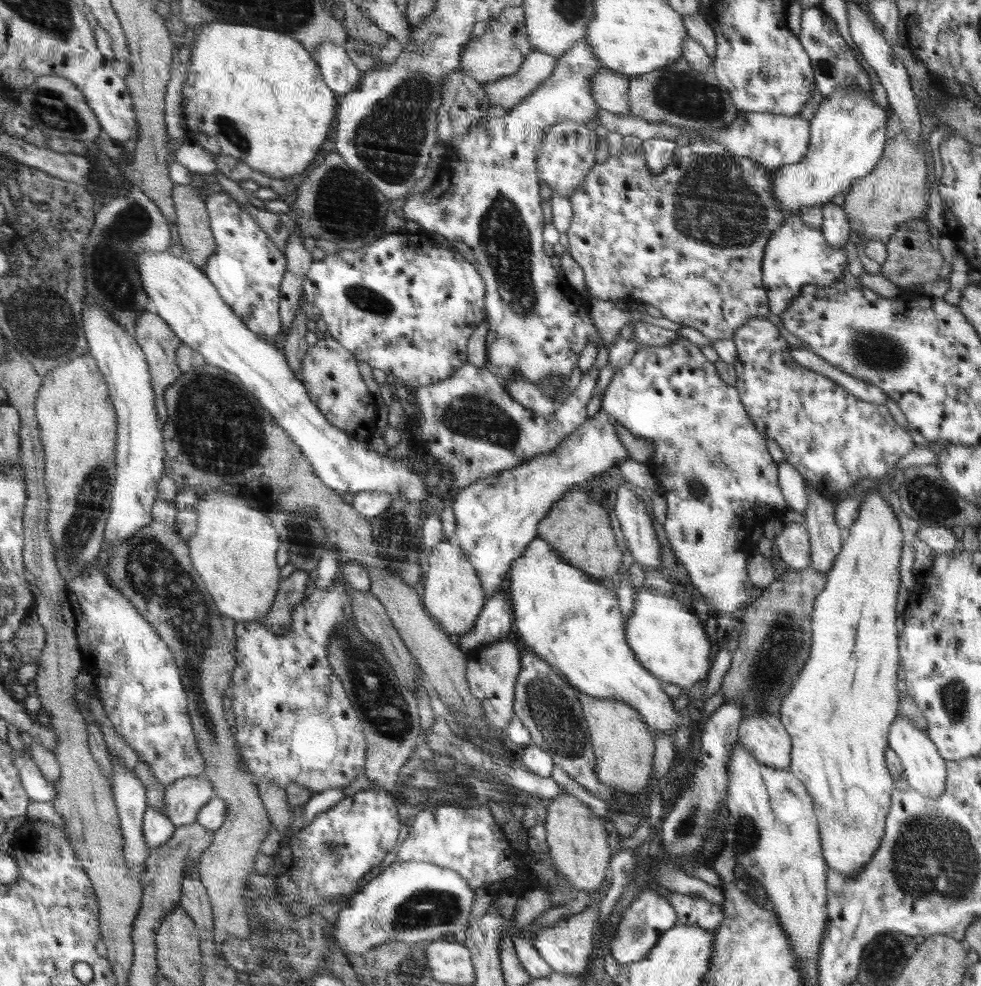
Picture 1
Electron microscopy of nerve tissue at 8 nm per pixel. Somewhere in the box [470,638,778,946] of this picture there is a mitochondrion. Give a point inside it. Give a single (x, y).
(556, 717)

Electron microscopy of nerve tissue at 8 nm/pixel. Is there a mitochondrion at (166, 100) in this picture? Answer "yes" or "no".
no

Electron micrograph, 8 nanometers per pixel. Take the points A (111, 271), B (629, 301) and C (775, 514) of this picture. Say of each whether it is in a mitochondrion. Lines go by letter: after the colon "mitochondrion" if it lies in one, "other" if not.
A: mitochondrion
B: other
C: other

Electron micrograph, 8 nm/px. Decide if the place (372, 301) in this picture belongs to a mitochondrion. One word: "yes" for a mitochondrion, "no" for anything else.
yes

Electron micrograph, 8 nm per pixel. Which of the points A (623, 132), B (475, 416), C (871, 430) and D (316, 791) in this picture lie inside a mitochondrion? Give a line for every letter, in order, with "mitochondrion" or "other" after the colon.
A: other
B: mitochondrion
C: other
D: other

